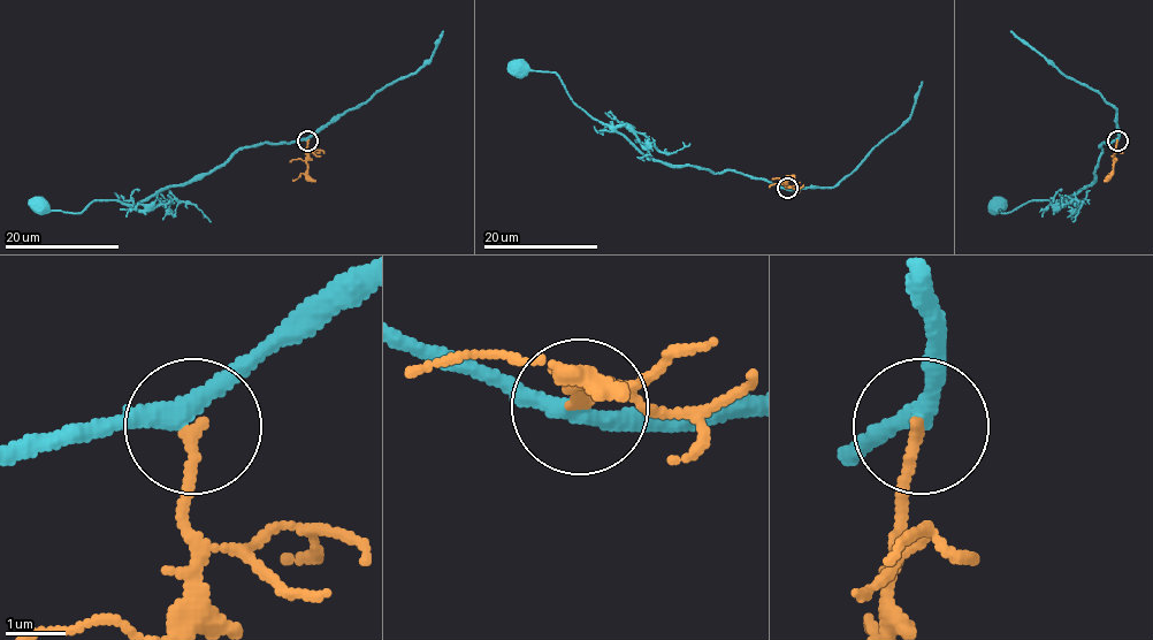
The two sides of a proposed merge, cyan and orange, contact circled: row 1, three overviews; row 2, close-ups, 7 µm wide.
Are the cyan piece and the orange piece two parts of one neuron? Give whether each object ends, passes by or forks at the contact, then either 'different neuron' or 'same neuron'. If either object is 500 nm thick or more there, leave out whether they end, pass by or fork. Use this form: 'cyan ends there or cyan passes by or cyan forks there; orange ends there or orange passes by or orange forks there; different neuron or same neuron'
cyan passes by; orange ends there; different neuron

